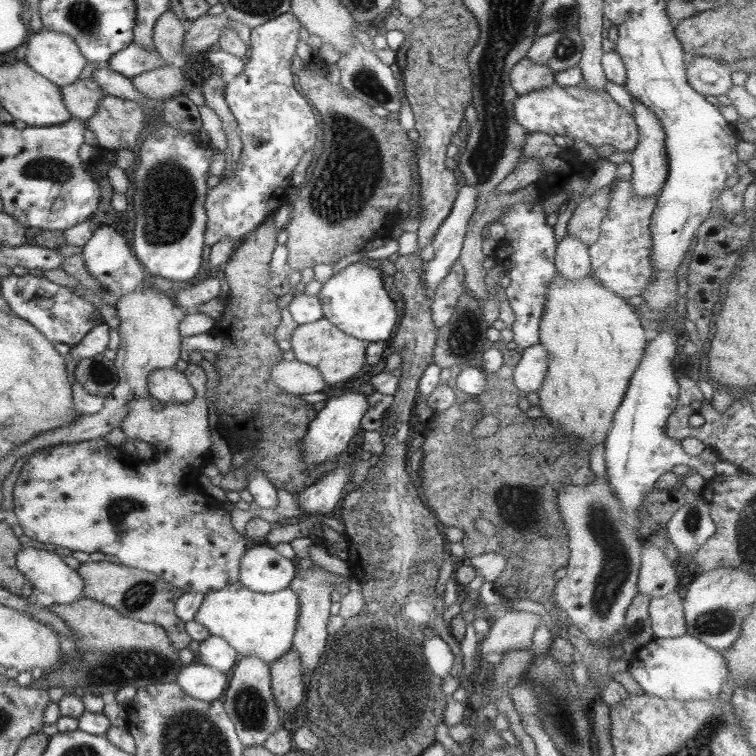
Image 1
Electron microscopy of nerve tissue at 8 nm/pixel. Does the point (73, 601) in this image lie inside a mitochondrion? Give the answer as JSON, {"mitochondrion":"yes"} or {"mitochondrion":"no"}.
{"mitochondrion":"no"}

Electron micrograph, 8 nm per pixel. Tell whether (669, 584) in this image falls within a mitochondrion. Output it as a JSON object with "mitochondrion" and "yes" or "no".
{"mitochondrion":"no"}

